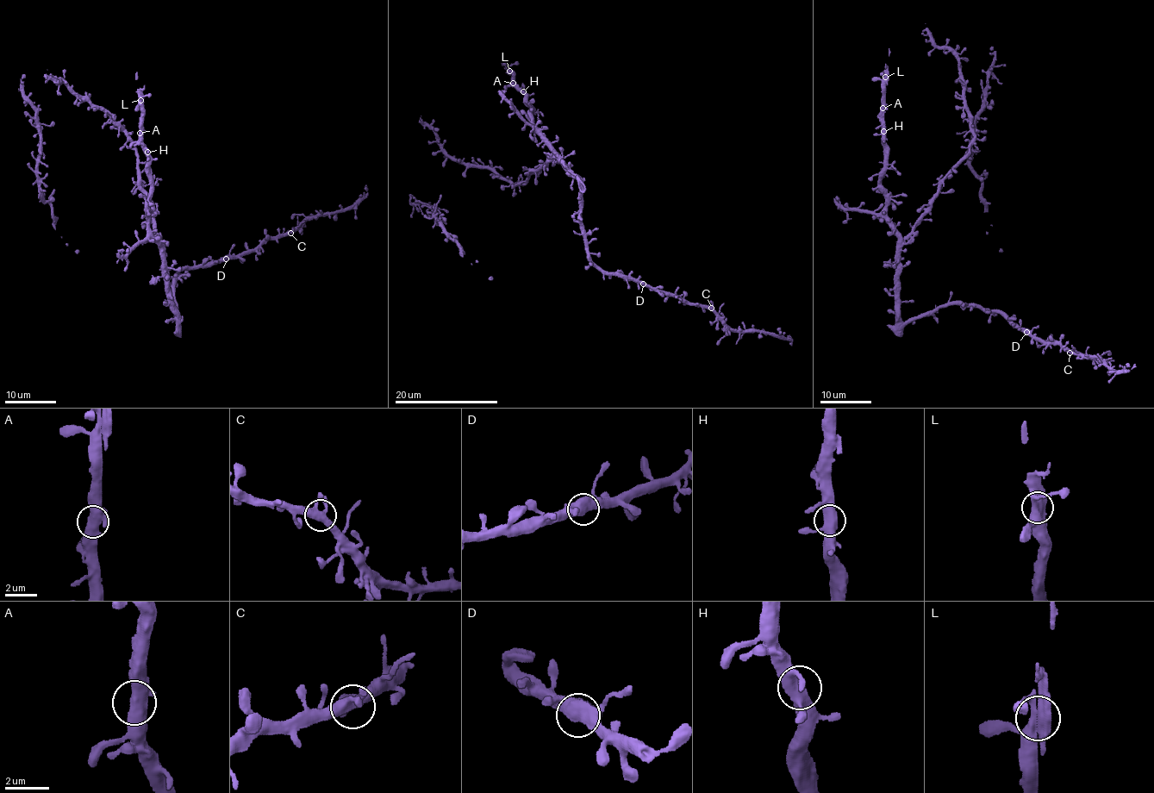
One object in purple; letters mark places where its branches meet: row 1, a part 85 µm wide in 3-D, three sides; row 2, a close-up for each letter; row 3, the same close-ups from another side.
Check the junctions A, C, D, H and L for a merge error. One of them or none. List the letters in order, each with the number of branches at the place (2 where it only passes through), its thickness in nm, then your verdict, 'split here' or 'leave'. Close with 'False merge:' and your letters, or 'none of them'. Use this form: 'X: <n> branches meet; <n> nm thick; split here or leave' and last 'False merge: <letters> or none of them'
A: 3 branches meet; 480 nm thick; leave
C: 3 branches meet; 400 nm thick; leave
D: 3 branches meet; 480 nm thick; leave
H: 3 branches meet; 460 nm thick; leave
L: 3 branches meet; 500 nm thick; leave
False merge: none of them

